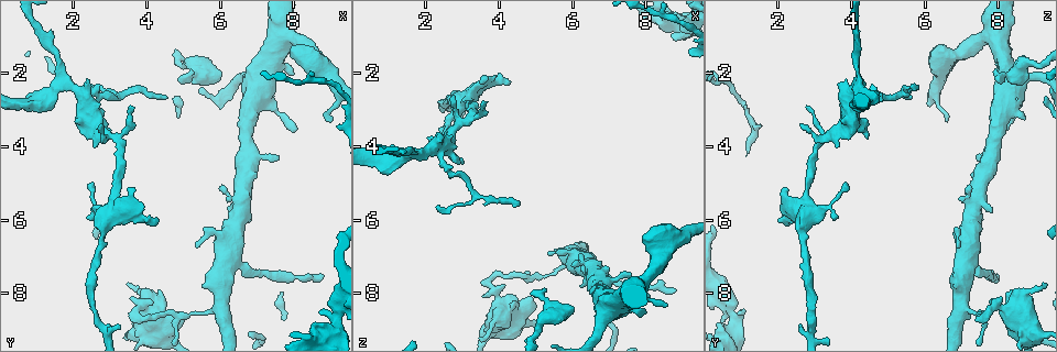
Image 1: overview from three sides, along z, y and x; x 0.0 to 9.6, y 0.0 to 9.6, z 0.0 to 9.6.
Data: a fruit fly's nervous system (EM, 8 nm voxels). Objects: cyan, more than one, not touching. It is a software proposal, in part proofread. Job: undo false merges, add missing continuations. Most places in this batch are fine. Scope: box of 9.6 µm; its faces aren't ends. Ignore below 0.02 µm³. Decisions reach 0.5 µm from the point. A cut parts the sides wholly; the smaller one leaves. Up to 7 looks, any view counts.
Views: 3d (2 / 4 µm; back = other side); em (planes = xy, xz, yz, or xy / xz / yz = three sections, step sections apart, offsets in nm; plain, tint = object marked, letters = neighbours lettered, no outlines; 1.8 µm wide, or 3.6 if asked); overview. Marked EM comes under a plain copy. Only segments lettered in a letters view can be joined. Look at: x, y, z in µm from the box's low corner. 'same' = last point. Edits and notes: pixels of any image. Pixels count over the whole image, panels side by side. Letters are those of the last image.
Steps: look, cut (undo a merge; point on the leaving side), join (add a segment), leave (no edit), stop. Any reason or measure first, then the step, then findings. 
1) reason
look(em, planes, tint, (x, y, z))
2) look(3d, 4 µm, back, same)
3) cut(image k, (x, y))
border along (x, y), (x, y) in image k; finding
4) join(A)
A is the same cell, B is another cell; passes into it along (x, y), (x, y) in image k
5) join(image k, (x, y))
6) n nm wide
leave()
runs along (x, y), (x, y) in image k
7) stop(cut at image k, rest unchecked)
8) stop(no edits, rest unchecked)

look(em, 3.6 µm, xz, step 16, letters, (4.90, 2.20, 8.10))

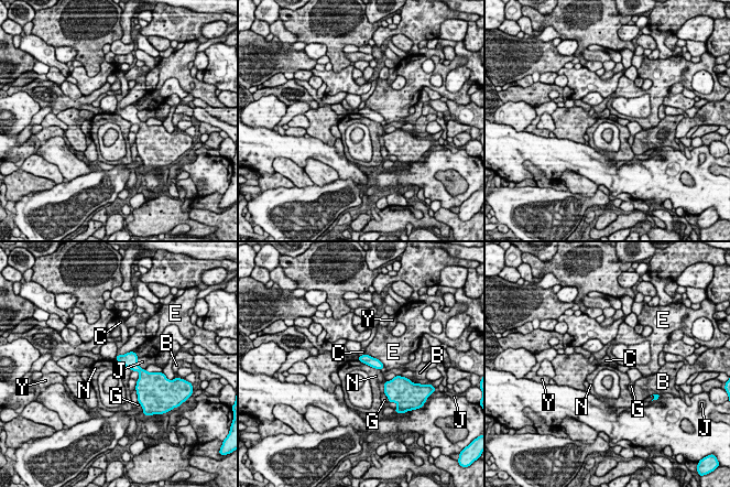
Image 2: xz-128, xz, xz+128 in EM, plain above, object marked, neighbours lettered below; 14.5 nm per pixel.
another direction
look(em, 3.6 µm, planes, letters, same)

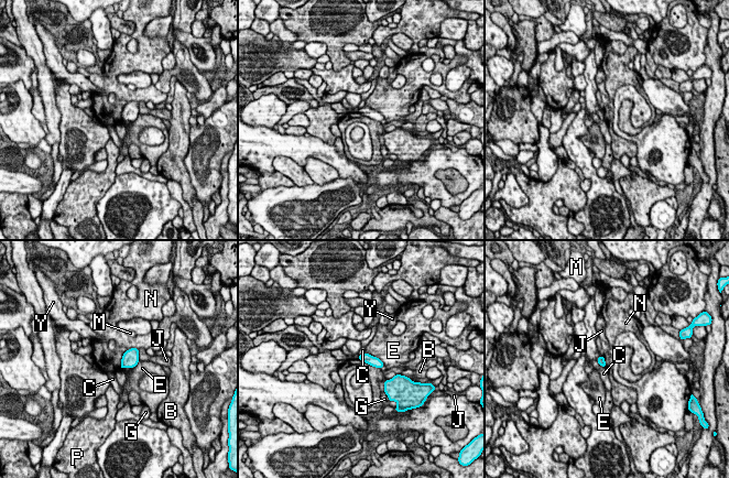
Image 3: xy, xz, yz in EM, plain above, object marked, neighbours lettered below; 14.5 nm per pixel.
leave()
B, C, E, G, J, M, N, P and Y are other cells; border along (134, 347), (123, 354), (119, 368) in image 3; none of them fits

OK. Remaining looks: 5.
free end
look(3d, 4 µm, (8.80, 7.55, 7.85))

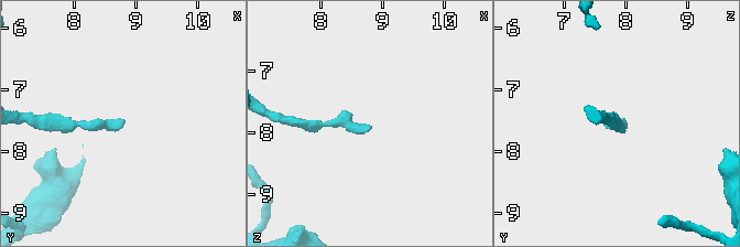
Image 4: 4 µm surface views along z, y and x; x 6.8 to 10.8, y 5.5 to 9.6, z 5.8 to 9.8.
look(em, 3.6 µm, yz, step 4, letters, (8.80, 7.50, 7.85))

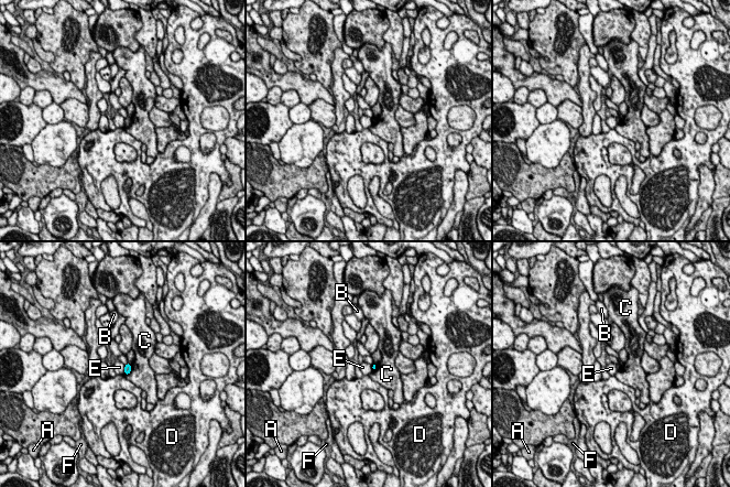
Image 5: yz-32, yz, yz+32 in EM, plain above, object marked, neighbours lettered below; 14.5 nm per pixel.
leave()
A, B, C, D, E and F are other cells; none of them fits

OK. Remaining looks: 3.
thick turns thin
look(em, 3.6 µm, xy, step 16, letters, (6.45, 7.20, 7.25))

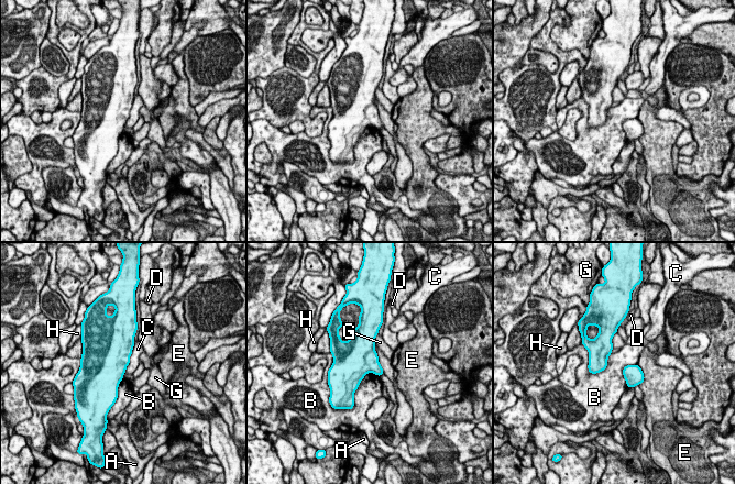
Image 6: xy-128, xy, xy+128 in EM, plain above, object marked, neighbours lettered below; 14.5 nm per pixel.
leave()
A, B, C, D, E, G and H are other cells; one neuron here

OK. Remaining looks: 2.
stop(no edits, rest unchecked)

